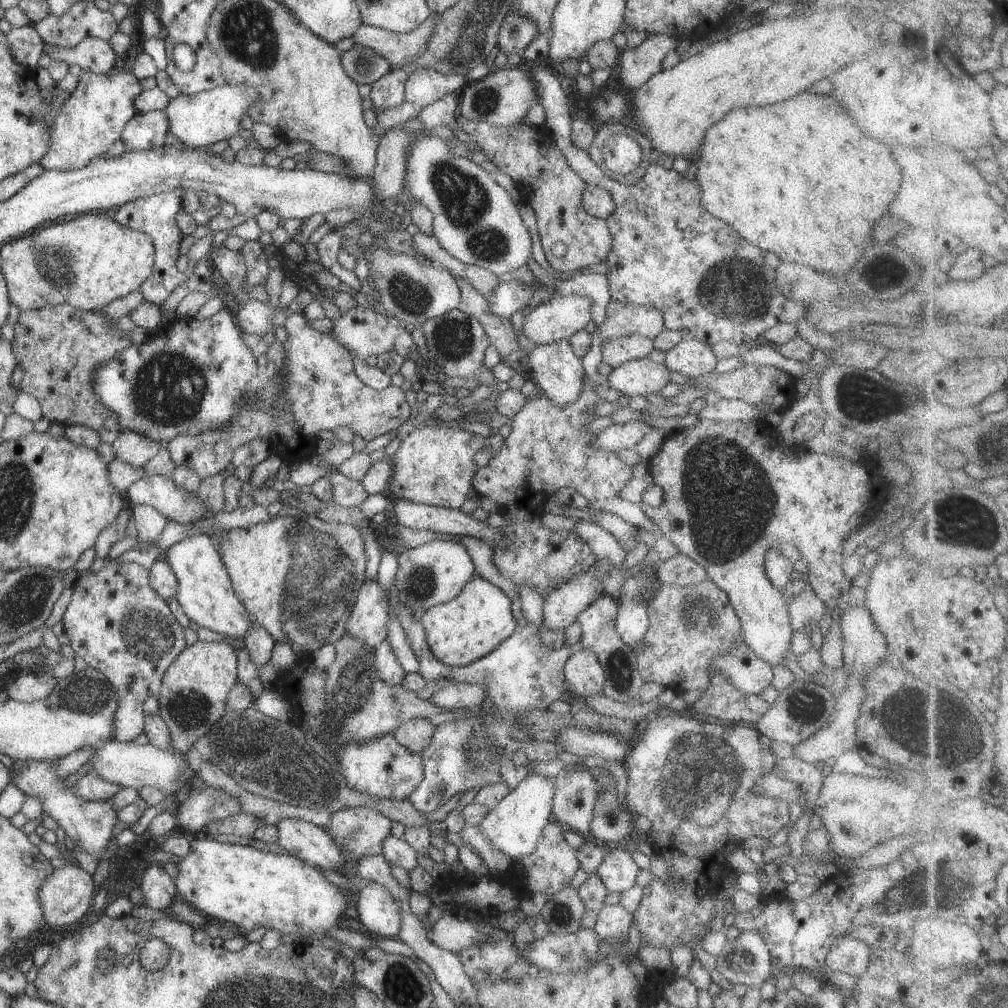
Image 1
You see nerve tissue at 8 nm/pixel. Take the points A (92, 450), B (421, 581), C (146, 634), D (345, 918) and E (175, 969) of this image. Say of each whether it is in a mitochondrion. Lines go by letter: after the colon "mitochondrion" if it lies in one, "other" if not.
A: other
B: mitochondrion
C: mitochondrion
D: other
E: other

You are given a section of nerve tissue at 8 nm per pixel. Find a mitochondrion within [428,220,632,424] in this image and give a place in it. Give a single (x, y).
(454, 337)

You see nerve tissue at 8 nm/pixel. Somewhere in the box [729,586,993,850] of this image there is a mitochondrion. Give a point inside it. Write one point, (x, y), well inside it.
(912, 706)

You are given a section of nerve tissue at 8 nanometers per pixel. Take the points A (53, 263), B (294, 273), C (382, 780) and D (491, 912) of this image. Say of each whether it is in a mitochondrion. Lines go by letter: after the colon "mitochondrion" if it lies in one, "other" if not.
A: mitochondrion
B: other
C: other
D: other

